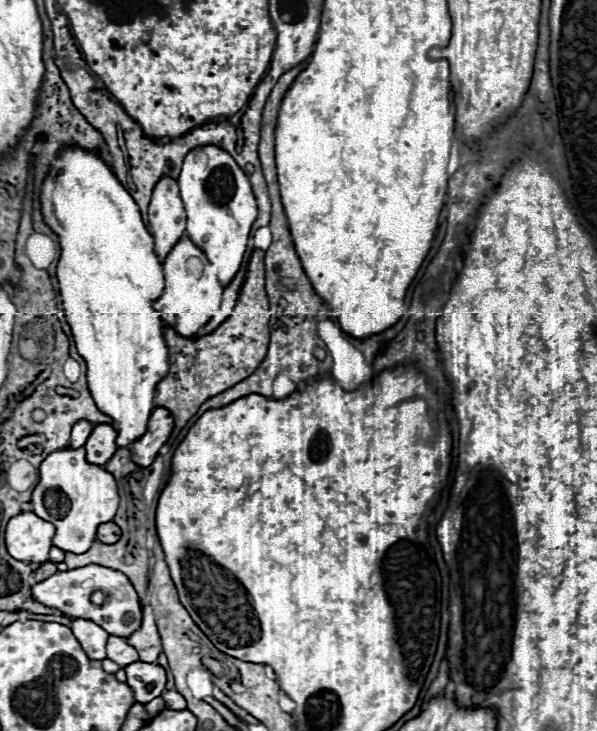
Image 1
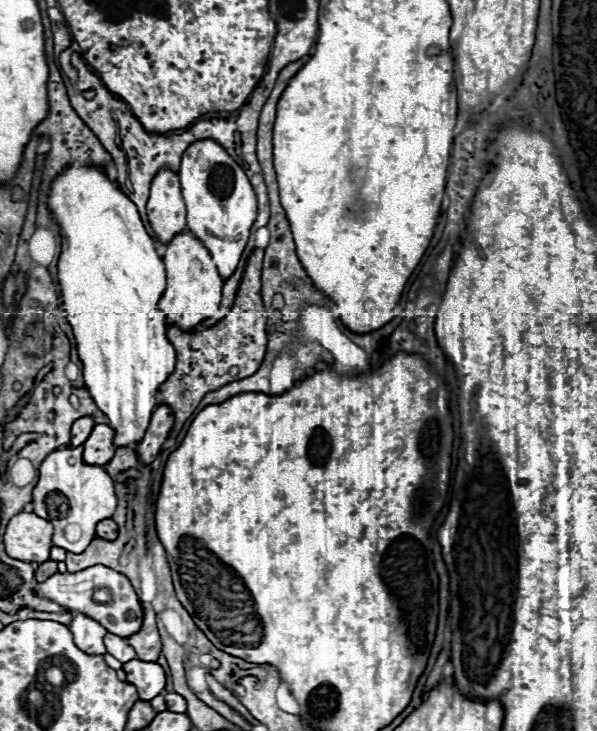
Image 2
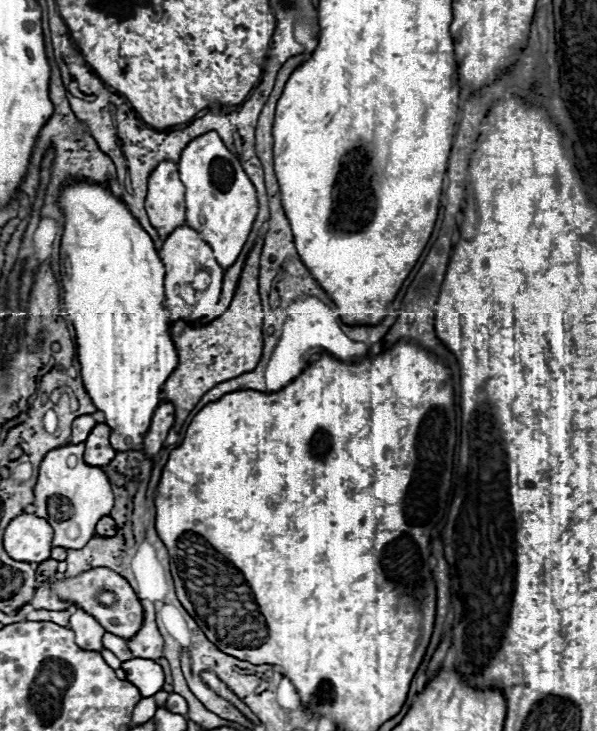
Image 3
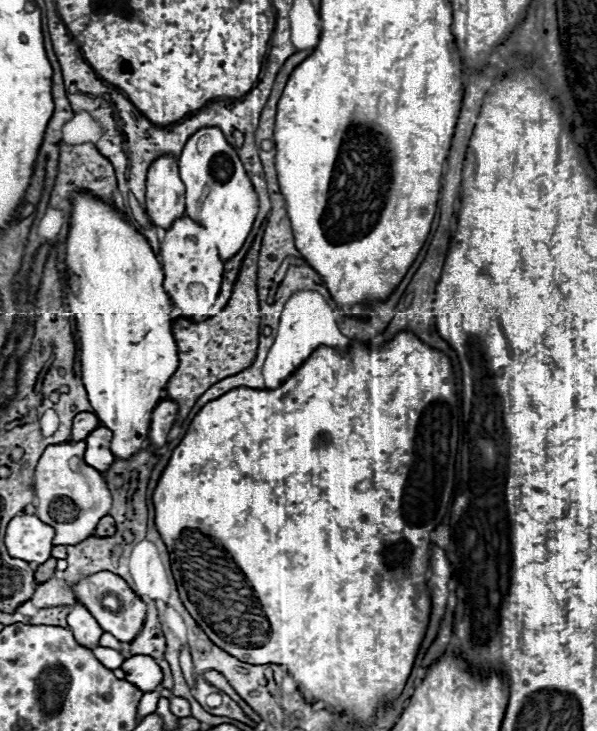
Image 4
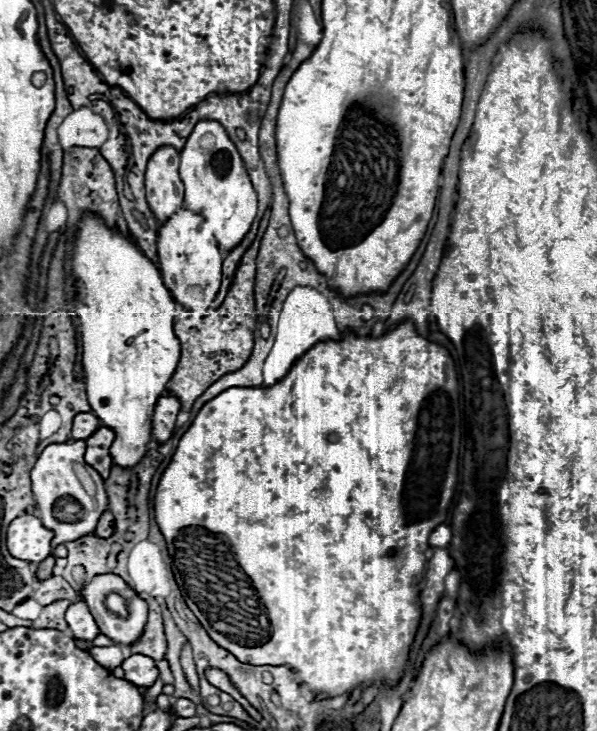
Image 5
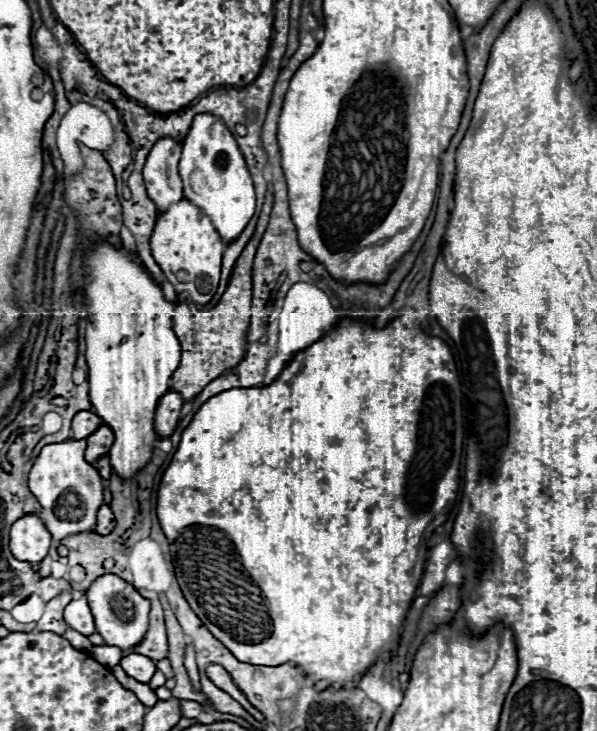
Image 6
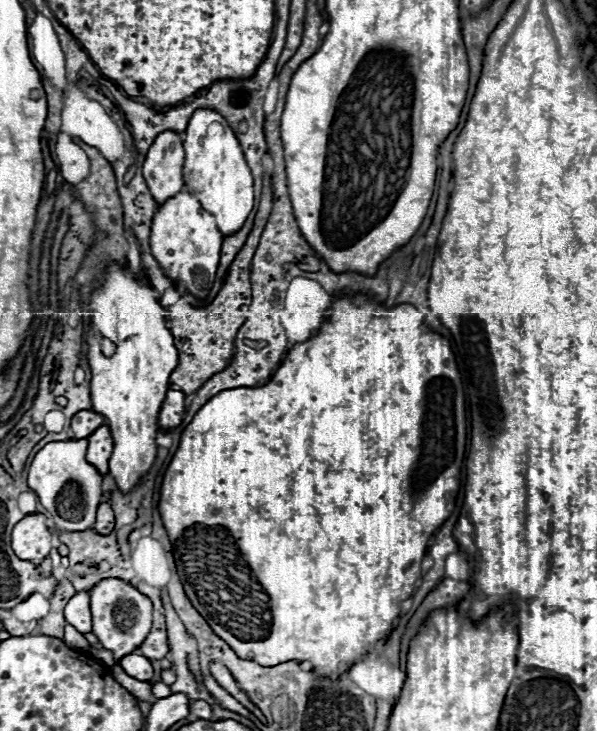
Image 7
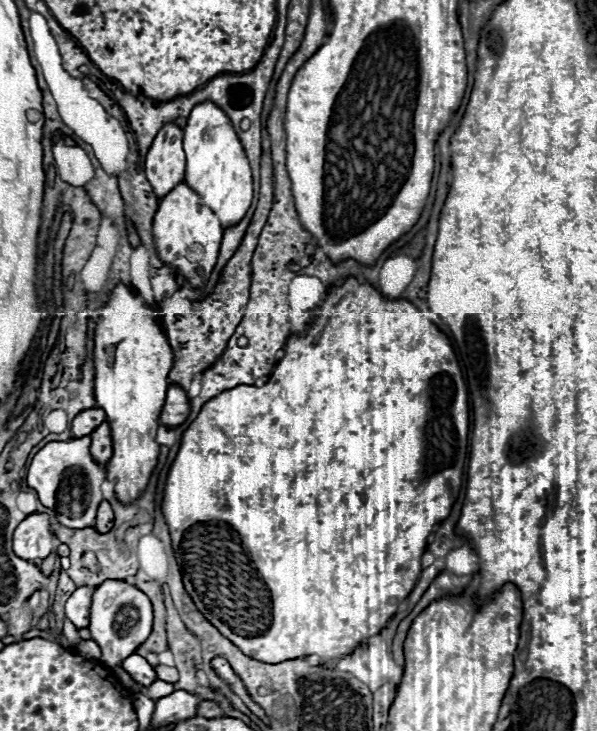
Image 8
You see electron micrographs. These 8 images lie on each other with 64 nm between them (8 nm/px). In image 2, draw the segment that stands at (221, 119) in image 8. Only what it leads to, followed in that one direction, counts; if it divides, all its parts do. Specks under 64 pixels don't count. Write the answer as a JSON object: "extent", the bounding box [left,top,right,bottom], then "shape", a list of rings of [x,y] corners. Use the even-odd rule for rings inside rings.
{"extent":[178,138,256,280],"shape":[[[212,138],[198,140],[186,148],[178,176],[188,208],[188,230],[210,250],[220,276],[226,280],[236,270],[256,220],[256,192],[240,164]]]}

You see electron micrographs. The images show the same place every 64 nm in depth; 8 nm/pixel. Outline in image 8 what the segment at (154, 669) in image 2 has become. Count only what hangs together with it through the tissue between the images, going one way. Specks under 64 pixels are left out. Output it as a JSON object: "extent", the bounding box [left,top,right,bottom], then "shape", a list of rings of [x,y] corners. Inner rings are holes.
{"extent":[122,654,156,688],"shape":[[[134,654],[134,656],[128,656],[124,662],[122,662],[122,668],[130,674],[130,678],[142,686],[142,688],[148,688],[154,680],[156,680],[156,672],[154,668],[146,662],[146,658],[142,658],[140,654]]]}

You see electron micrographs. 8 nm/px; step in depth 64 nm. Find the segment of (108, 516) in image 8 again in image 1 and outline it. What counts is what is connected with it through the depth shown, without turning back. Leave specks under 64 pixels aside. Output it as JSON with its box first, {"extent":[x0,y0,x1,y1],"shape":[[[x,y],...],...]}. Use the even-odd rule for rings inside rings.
{"extent":[98,522,120,544],"shape":[[[106,522],[98,526],[98,540],[104,544],[112,544],[120,538],[120,528],[114,522]]]}

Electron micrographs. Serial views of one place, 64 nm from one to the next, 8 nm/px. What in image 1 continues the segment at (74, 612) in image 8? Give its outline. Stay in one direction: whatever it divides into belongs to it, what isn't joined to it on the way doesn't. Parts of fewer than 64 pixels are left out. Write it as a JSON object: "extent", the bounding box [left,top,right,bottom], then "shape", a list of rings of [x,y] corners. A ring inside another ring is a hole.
{"extent":[72,618,110,660],"shape":[[[76,618],[72,622],[72,632],[74,632],[76,640],[80,642],[80,646],[84,648],[84,652],[90,656],[90,660],[104,660],[106,658],[106,640],[110,636],[106,630],[102,630],[92,620]]]}

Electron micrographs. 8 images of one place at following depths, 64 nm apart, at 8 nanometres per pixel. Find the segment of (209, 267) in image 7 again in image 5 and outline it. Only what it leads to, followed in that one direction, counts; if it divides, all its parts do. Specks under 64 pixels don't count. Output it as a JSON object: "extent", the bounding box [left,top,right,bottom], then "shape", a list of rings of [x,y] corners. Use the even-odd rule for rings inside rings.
{"extent":[156,206,224,316],"shape":[[[182,206],[160,226],[156,238],[156,250],[164,284],[172,292],[176,304],[180,304],[184,310],[204,316],[220,288],[222,260],[224,260],[224,254],[218,248],[216,238],[208,228],[208,222],[200,214]]]}

